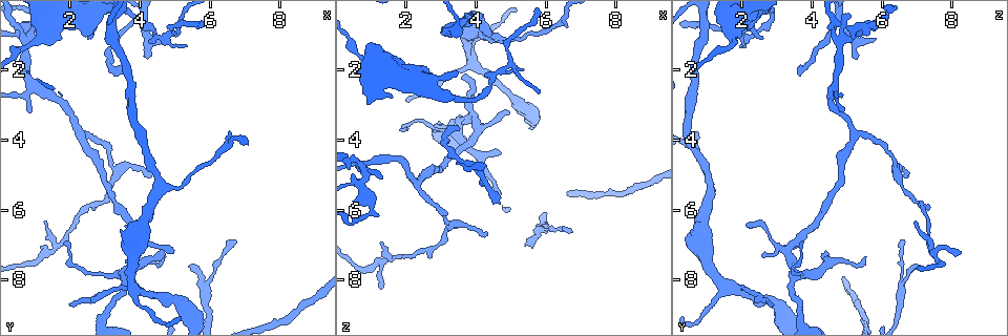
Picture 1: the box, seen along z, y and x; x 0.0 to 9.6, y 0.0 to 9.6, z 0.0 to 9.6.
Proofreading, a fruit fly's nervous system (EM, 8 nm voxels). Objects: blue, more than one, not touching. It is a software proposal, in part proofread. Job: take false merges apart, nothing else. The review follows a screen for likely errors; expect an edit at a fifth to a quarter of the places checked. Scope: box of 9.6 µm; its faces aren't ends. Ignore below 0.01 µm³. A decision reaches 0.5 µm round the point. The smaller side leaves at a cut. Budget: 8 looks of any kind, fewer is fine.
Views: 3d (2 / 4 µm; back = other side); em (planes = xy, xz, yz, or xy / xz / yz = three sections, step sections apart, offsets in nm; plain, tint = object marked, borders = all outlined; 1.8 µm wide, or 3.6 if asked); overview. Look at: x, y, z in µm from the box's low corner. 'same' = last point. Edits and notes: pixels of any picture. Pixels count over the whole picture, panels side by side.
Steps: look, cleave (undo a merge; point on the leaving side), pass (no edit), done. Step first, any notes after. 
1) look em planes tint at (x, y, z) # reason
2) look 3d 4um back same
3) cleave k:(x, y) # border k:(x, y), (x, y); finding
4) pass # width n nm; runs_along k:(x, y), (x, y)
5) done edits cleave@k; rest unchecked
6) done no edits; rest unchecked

look 3d 2um at (3.30, 4.75, 6.35) # a fork

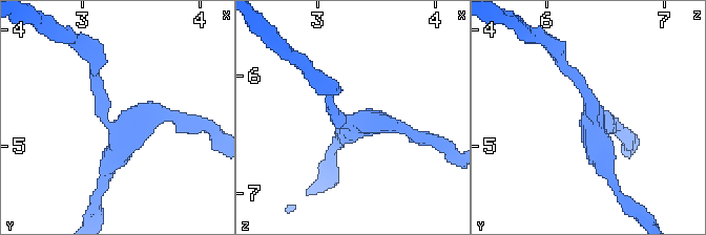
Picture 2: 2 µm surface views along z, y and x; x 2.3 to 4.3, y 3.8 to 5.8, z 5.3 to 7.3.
look em planes tint at (3.34, 4.78, 6.42)

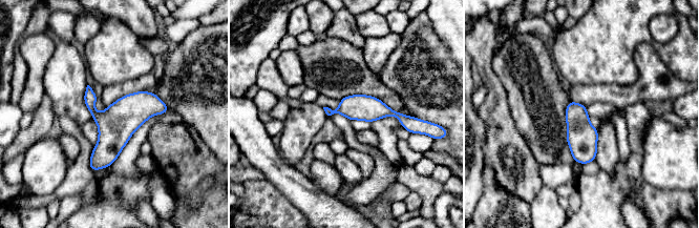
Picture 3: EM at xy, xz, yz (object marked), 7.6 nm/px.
pass # runs_along 3:(152, 96), (113, 135), (92, 167); all the same neuron

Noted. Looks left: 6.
look 3d 2um at (2.35, 3.80, 5.25) # a fork

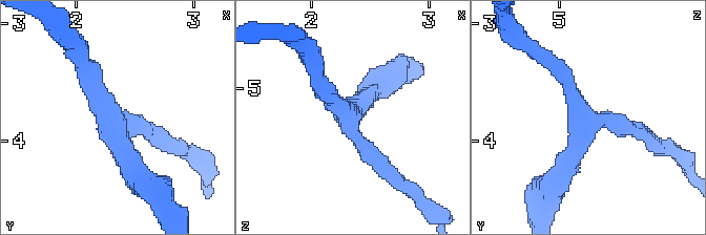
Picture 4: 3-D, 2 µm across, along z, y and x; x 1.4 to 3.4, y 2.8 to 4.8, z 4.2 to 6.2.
look em planes tint at (2.32, 3.86, 5.24) # now the EM

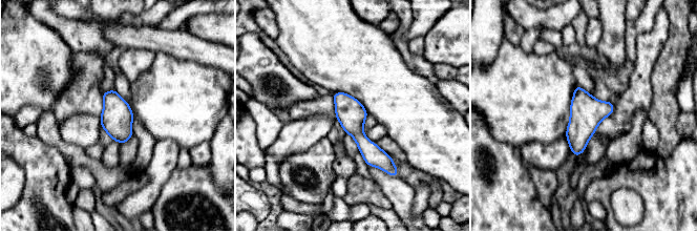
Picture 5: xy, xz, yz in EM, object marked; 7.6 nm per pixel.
pass # arms 3; runs_along 5:(336, 95), (385, 168); all the same neuron

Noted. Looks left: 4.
look em xz step 4 tint at (5.80, 8.10, 6.60) # sudden change in width

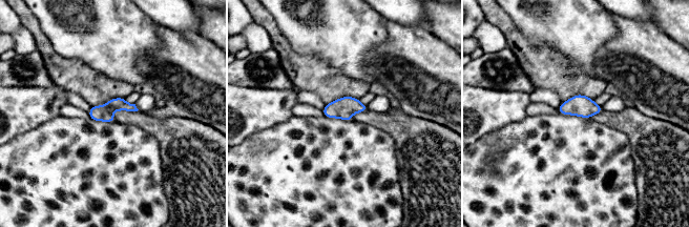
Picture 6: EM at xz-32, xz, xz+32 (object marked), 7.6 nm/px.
pass # width 120 nm; runs_along 6:(133, 108), (110, 106), (91, 116); all the same neuron

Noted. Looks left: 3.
done no edits; rest unchecked

